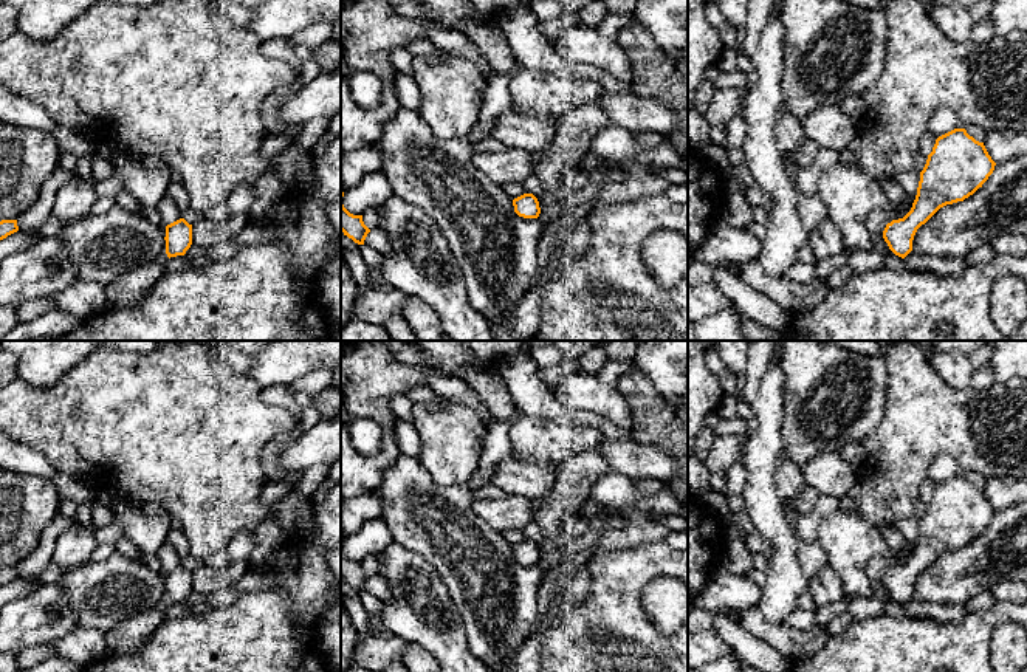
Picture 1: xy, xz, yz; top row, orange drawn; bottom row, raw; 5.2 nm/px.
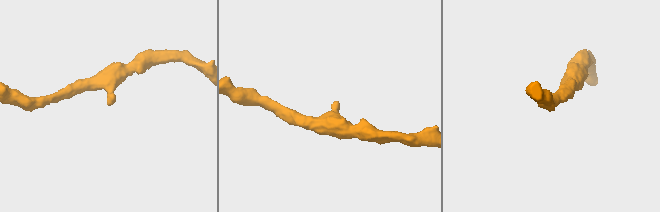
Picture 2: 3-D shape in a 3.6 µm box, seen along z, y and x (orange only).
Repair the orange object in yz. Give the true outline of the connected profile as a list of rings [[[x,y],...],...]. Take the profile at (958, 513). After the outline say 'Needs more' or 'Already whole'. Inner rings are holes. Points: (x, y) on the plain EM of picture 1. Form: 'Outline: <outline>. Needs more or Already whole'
Outline: [[[965,475],[939,483],[920,519],[911,557],[888,570],[883,578],[889,596],[905,605],[912,598],[917,576],[940,554],[973,542],[993,520],[994,513],[984,489],[970,483]]]. Already whole

